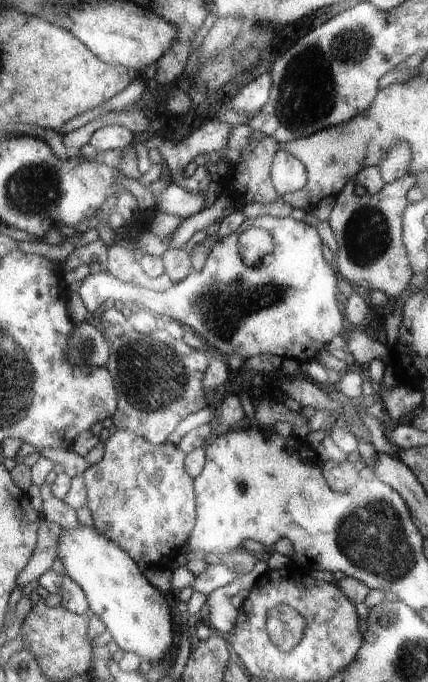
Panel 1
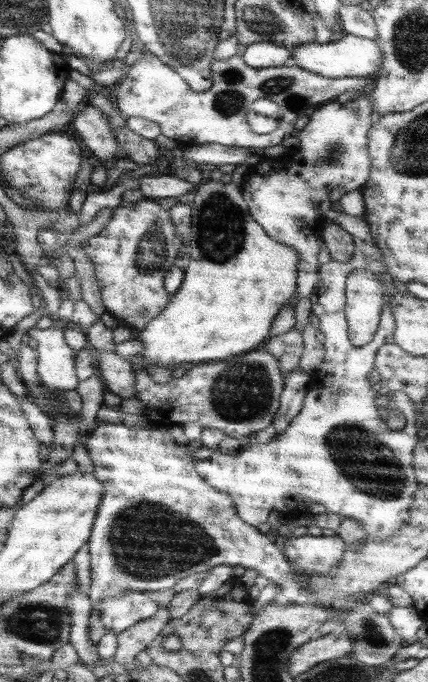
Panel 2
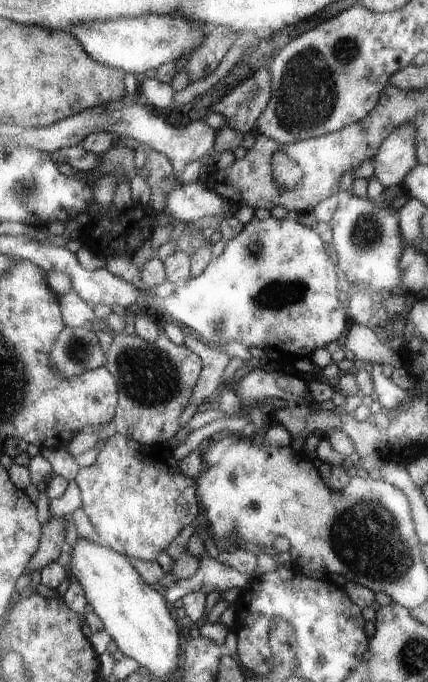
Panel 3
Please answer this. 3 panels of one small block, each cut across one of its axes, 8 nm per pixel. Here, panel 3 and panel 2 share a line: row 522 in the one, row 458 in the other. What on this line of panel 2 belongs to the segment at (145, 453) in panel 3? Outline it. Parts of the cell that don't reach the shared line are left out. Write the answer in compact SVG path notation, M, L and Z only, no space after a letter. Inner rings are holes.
M96 422L92 430L82 437L82 442L93 464L93 476L103 484L103 498L97 508L91 532L87 539L89 552L90 589L88 599L87 638L91 645L106 633L100 623L98 604L106 596L117 596L126 592L155 592L171 588L177 580L189 574L206 572L213 566L242 566L255 570L259 576L280 588L281 595L289 603L310 602L308 588L299 583L292 567L274 538L266 537L263 531L245 524L234 511L234 504L226 494L215 490L197 476L187 450L173 444L167 432L147 428L127 428L122 424Z

